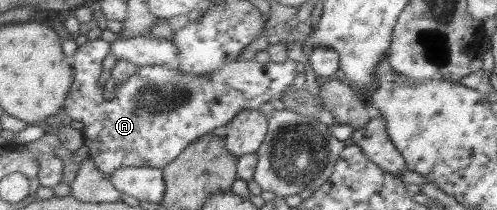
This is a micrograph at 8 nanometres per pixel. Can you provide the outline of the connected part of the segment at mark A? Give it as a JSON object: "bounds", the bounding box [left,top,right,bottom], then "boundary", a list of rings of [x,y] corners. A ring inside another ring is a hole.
{"bounds":[65,38,298,178],"boundary":[[[101,38],[88,41],[77,49],[73,60],[76,80],[65,105],[65,111],[72,119],[85,124],[83,135],[85,144],[90,149],[89,156],[109,178],[118,169],[127,166],[149,166],[164,170],[197,138],[223,129],[244,109],[259,109],[263,103],[267,103],[271,99],[281,99],[297,79],[295,67],[298,62],[295,60],[289,60],[285,63],[277,63],[276,61],[260,63],[256,59],[237,60],[206,76],[186,74],[177,65],[168,67],[159,64],[140,67],[137,75],[133,75],[126,82],[117,84],[114,97],[107,99],[105,97],[107,89],[101,85],[101,73],[103,73],[104,56],[111,52],[112,43]]]}

